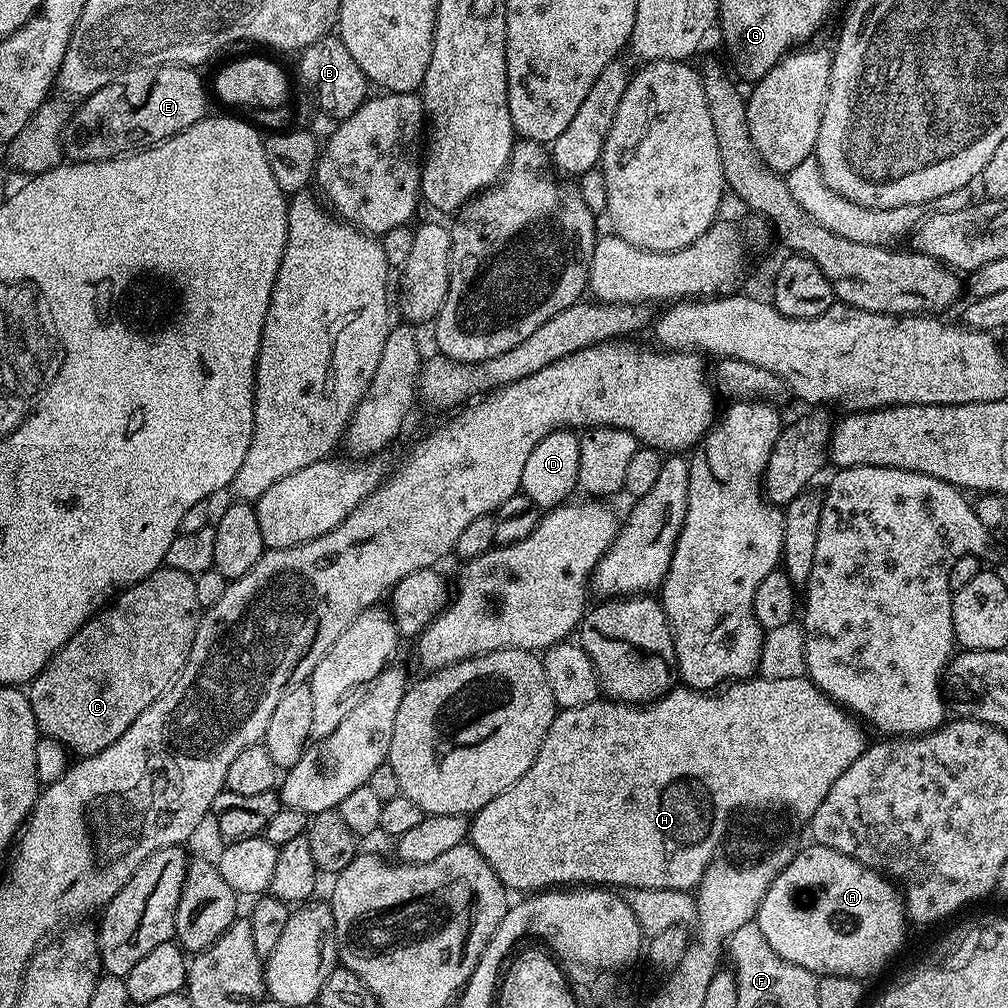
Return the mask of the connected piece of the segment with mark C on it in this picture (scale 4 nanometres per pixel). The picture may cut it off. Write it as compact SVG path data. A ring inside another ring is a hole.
M161 566L154 569L144 580L138 581L138 583L132 585L130 588L123 589L111 603L101 607L99 611L89 616L88 621L52 655L52 659L49 660L48 665L27 685L26 695L30 706L34 710L34 718L36 719L36 724L40 727L41 733L45 737L60 741L68 749L69 753L75 754L80 758L94 756L97 752L103 750L107 744L112 744L118 738L122 738L122 734L131 726L134 718L138 718L138 714L142 714L142 710L146 710L146 706L154 703L168 689L169 684L173 683L176 677L180 675L180 671L184 668L184 663L187 662L188 655L192 649L194 634L196 633L196 627L200 624L201 615L202 607L198 602L195 579L182 570L174 570L167 566Z

